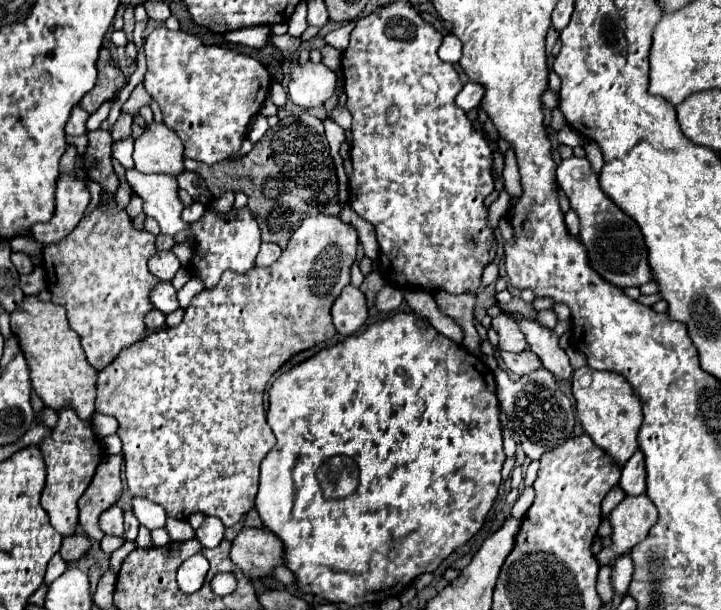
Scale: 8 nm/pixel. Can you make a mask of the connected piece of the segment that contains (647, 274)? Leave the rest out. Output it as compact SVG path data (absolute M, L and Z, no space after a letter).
M571 156L561 160L557 166L557 184L567 194L571 202L571 210L579 216L579 240L587 250L589 264L603 280L615 284L619 288L643 286L651 280L651 268L647 264L647 248L643 242L643 234L633 218L629 218L617 204L609 200L609 196L599 186L599 176L593 172L591 162L587 158Z

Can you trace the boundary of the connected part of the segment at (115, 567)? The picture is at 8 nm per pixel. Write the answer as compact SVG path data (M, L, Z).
M127 542L127 544L123 544L117 552L113 552L111 554L111 558L109 558L109 568L113 570L113 574L119 574L119 568L121 568L121 562L123 562L123 558L131 552L131 550L135 550L137 548L137 544L135 542Z

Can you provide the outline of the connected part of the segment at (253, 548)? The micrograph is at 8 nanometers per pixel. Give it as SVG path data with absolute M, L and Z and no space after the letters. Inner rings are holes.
M243 528L233 540L231 560L249 578L269 576L271 568L283 564L283 544L265 528Z

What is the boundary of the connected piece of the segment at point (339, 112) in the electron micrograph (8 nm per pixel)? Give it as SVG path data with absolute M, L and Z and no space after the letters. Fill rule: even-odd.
M335 106L331 112L327 112L327 118L333 120L333 122L337 122L343 130L349 130L351 128L351 114L349 114L347 108Z

